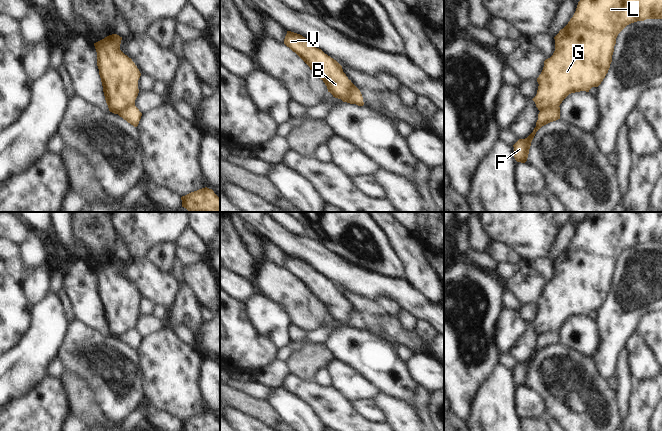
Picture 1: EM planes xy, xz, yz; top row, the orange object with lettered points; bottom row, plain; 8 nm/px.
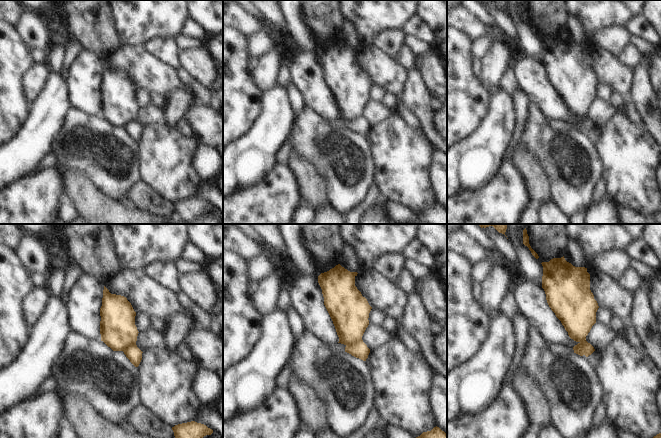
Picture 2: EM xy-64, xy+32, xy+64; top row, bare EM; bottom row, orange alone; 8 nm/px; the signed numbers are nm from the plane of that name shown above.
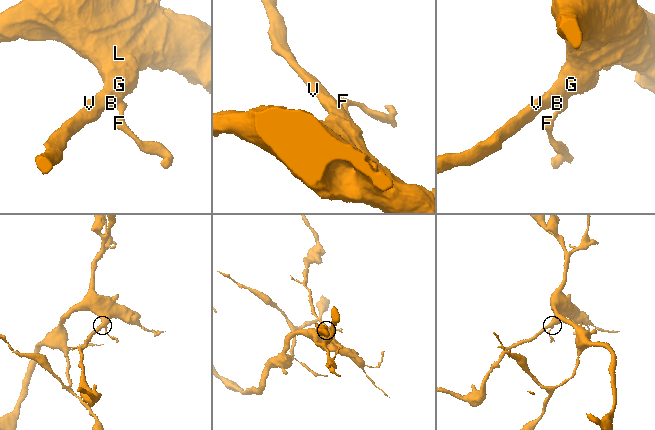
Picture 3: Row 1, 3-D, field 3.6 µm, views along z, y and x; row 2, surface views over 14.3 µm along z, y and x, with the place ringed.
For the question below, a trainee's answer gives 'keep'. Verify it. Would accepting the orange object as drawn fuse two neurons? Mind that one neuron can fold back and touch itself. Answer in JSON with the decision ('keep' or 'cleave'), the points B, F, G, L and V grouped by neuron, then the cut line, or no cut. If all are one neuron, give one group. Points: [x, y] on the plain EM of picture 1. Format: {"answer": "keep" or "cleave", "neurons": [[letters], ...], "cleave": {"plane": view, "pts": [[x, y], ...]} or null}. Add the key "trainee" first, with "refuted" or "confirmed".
{"trainee": "refuted", "answer": "cleave", "neurons": [["B", "G", "L", "V"], ["F"]], "cleave": {"plane": "yz", "pts": [[558, 330], [544, 332], [540, 335]]}}

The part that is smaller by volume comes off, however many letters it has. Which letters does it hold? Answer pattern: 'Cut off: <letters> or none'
Cut off: F

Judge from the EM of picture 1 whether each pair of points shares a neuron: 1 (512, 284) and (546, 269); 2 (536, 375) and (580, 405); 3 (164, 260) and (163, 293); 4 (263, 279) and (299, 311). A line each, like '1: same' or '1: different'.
1: same
2: same
3: different
4: same

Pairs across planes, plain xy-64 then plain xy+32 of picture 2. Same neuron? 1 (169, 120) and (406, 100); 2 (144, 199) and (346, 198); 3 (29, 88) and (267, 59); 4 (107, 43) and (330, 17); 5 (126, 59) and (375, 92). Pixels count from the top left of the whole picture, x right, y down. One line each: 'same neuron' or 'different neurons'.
1: same neuron
2: different neurons
3: same neuron
4: same neuron
5: different neurons

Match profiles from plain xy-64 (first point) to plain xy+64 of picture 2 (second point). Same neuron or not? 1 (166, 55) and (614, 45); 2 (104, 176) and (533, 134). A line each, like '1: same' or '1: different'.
1: same
2: same

